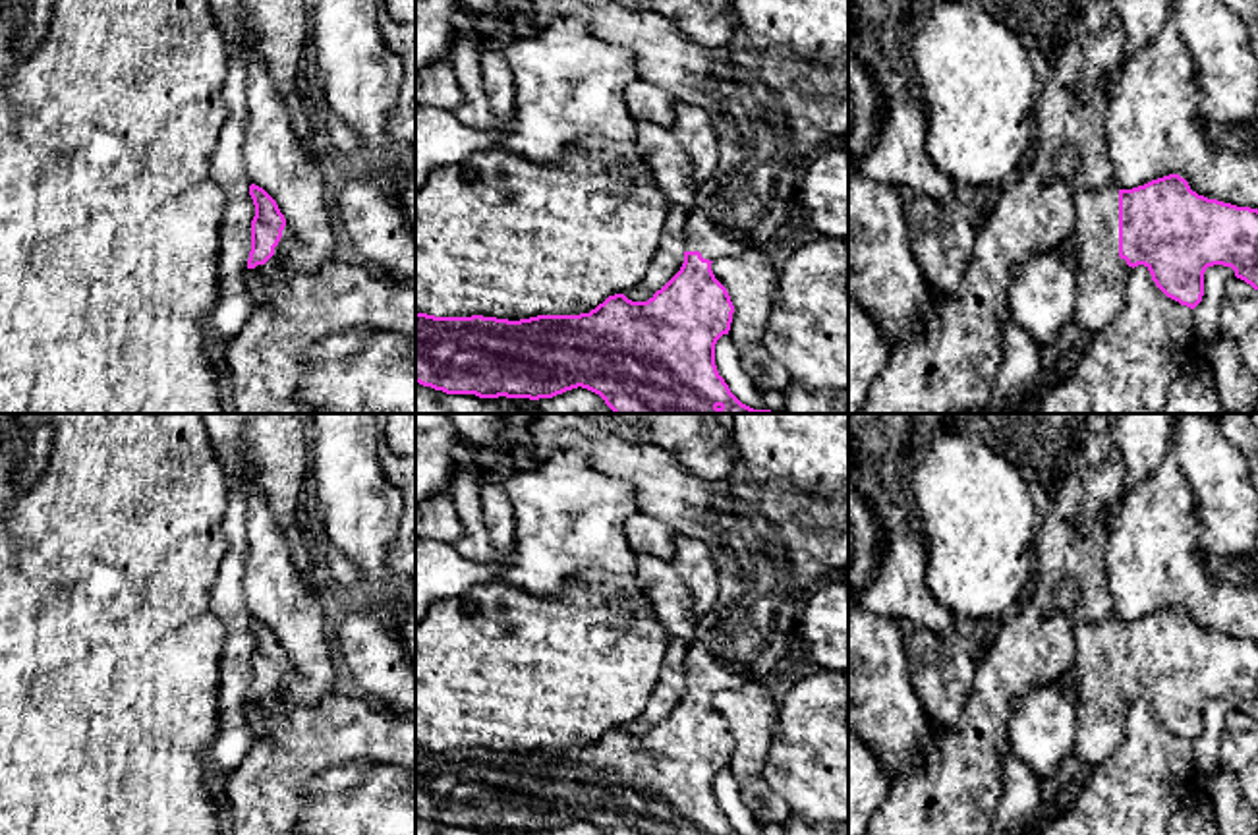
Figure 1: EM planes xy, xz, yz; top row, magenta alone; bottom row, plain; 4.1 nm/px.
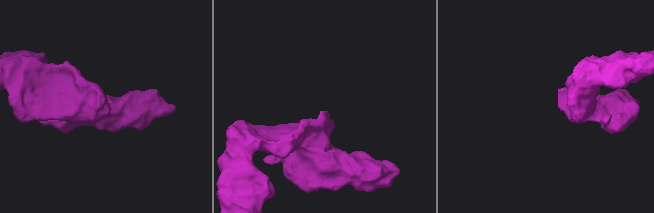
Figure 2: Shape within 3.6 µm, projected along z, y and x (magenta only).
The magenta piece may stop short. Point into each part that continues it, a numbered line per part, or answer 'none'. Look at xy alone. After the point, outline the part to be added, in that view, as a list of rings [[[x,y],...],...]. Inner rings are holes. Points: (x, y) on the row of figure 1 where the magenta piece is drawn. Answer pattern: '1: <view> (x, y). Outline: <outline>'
1: xy (273, 269). Outline: [[[286,220],[282,238],[280,238],[278,245],[274,247],[274,255],[265,265],[257,265],[255,269],[249,269],[249,273],[259,274],[269,280],[286,280],[292,273],[284,269],[280,251],[290,242],[292,242],[292,228]]]

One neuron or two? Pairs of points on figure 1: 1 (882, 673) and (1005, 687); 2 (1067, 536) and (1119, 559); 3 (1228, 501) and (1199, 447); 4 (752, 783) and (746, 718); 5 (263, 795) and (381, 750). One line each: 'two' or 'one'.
1: two
2: two
3: one
4: one
5: one

